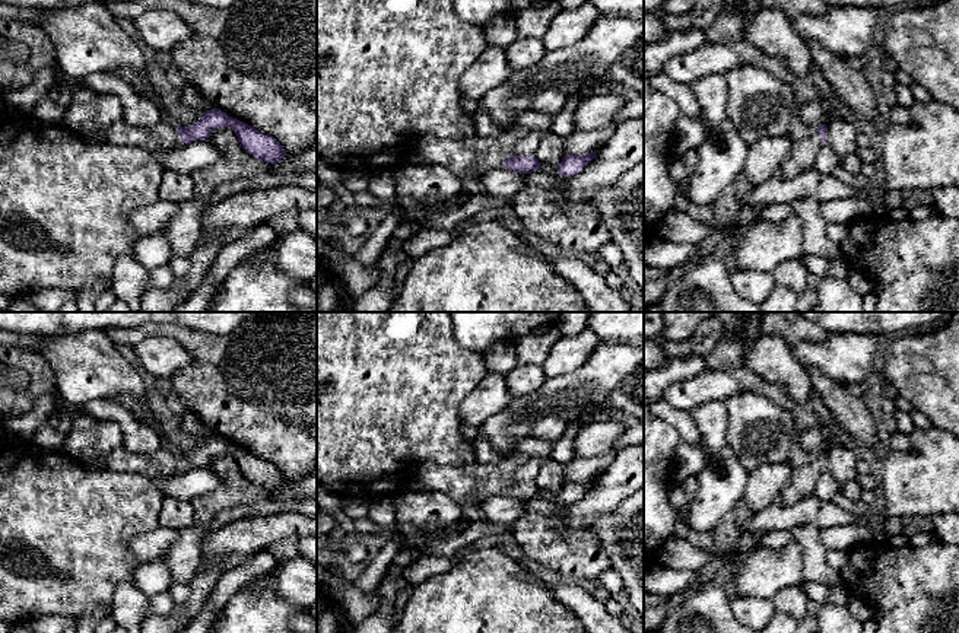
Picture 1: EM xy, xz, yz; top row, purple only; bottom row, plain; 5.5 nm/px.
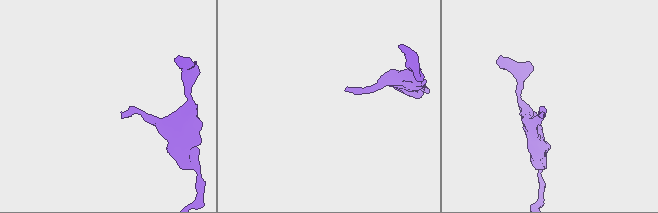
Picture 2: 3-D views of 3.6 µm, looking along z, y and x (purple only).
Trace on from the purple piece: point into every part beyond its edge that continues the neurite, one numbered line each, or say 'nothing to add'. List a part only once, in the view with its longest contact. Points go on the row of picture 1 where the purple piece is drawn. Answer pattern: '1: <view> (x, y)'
1: xy (162, 137)

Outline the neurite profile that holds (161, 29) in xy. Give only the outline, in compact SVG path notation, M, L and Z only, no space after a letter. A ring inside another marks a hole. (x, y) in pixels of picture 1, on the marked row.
M147 10L133 22L143 41L158 51L172 51L191 36L190 26L172 10Z

